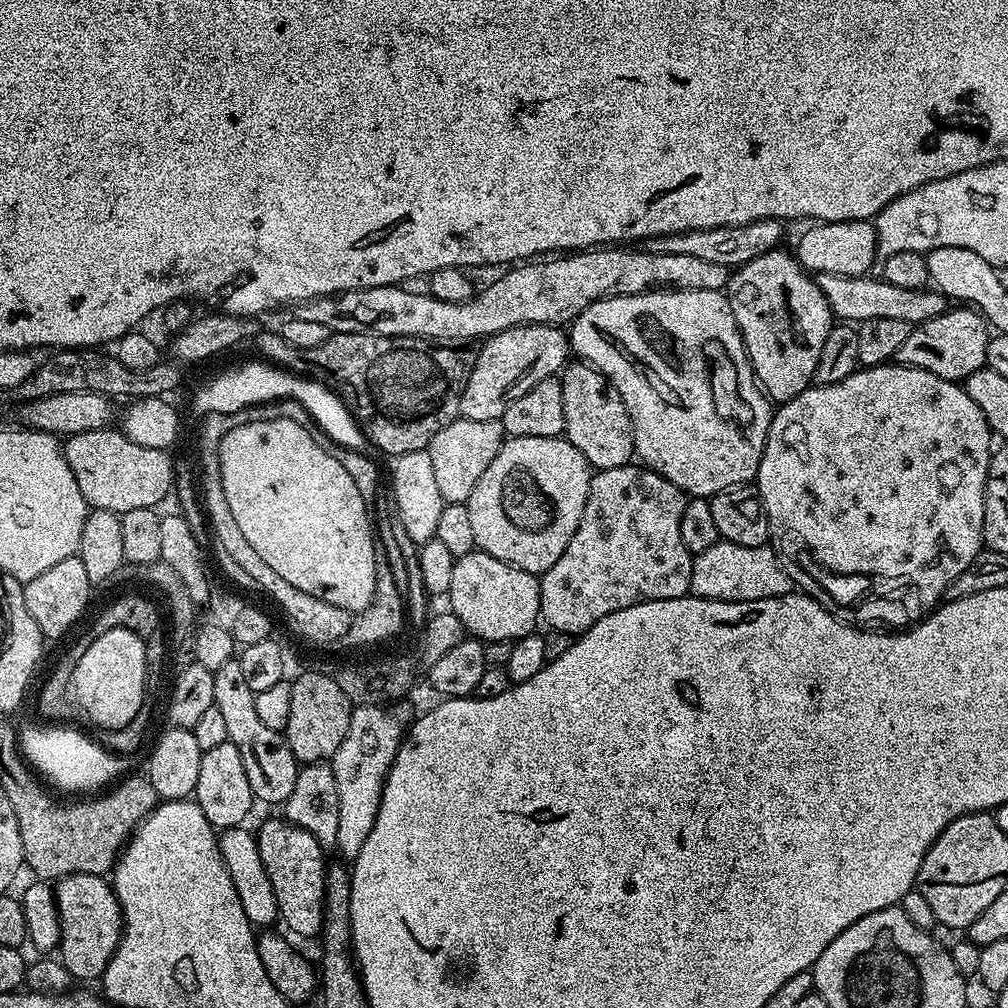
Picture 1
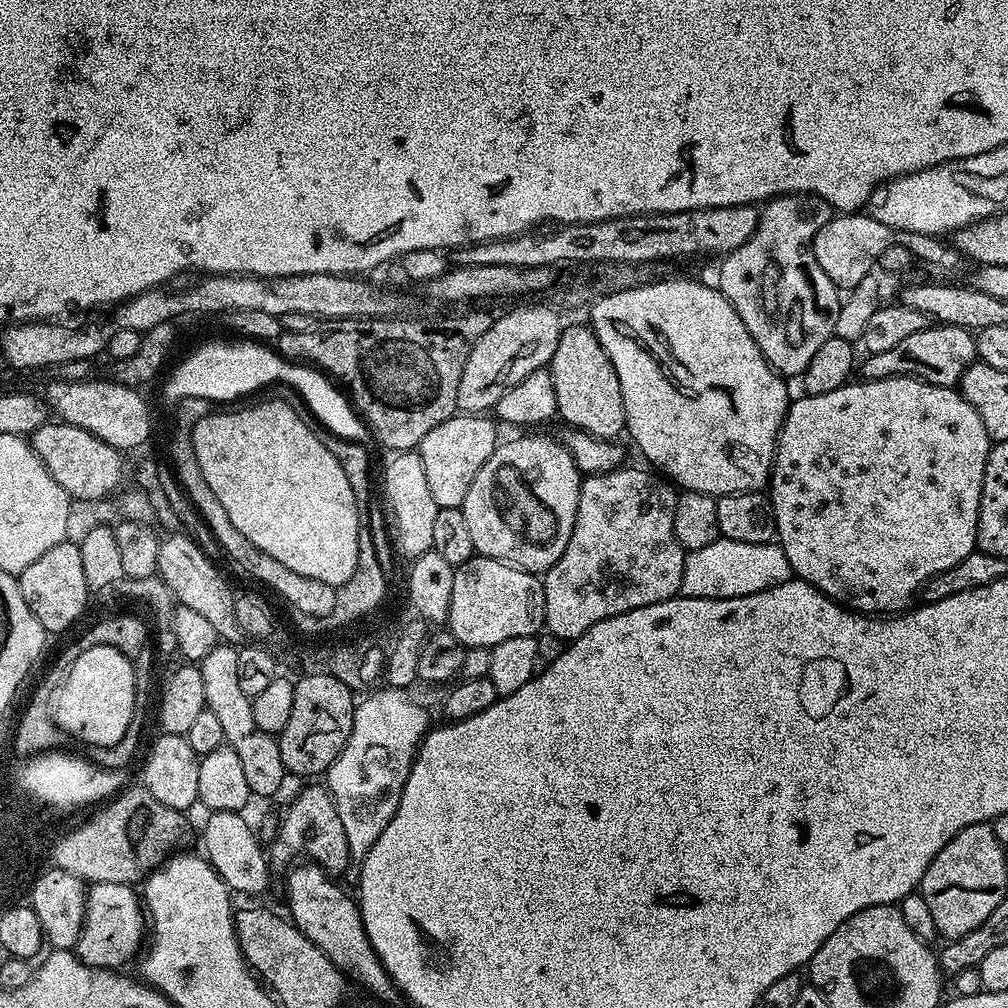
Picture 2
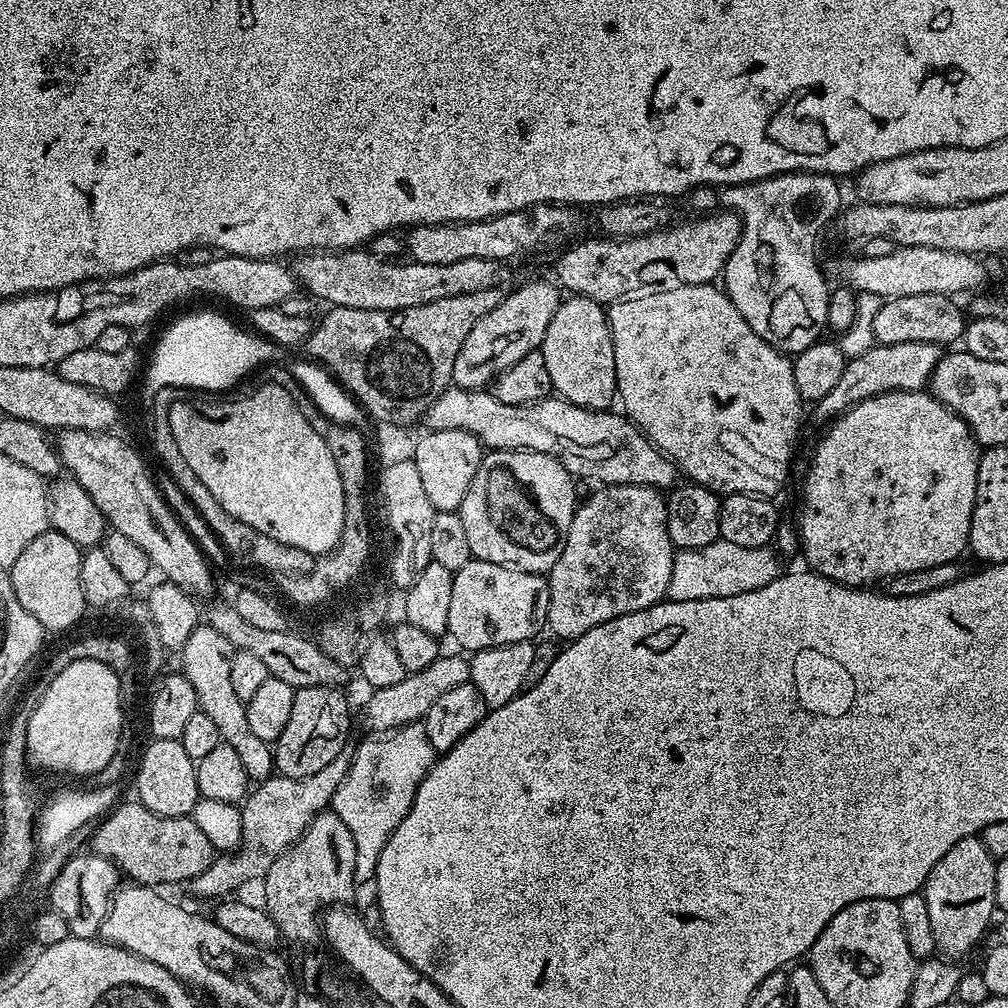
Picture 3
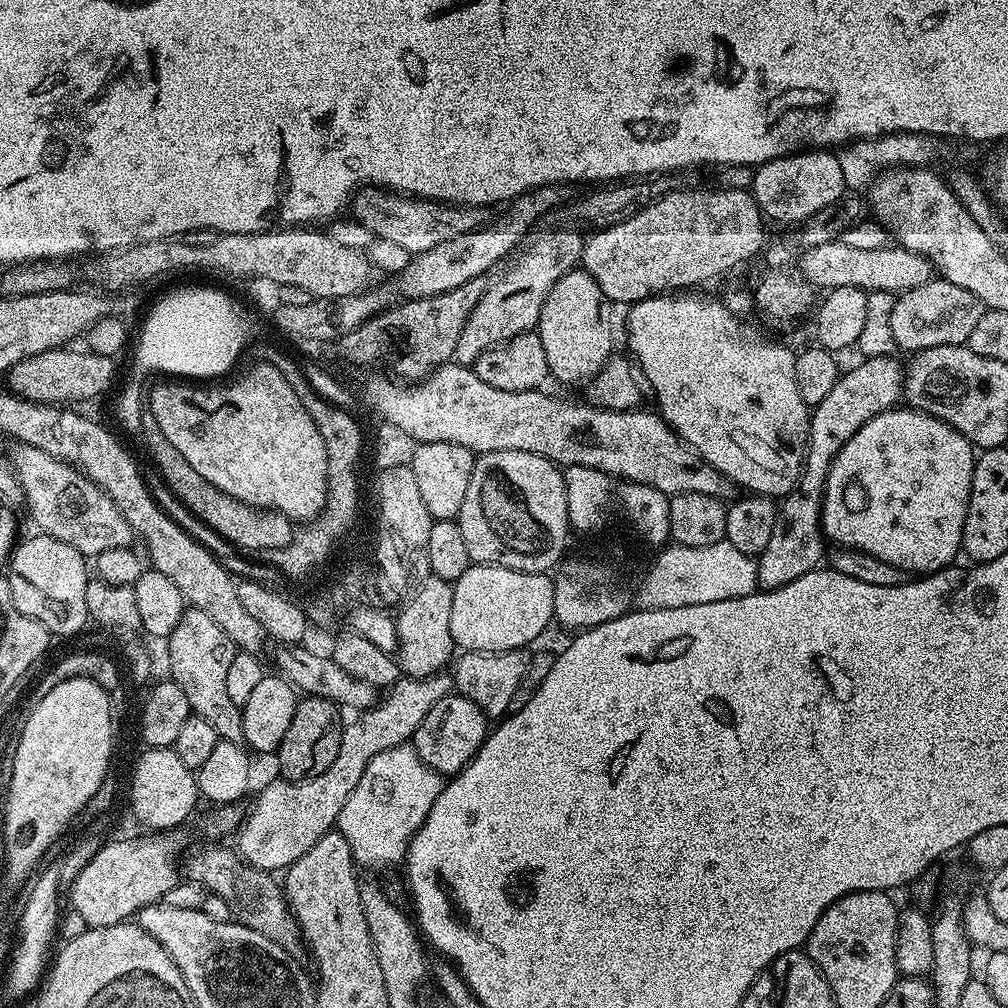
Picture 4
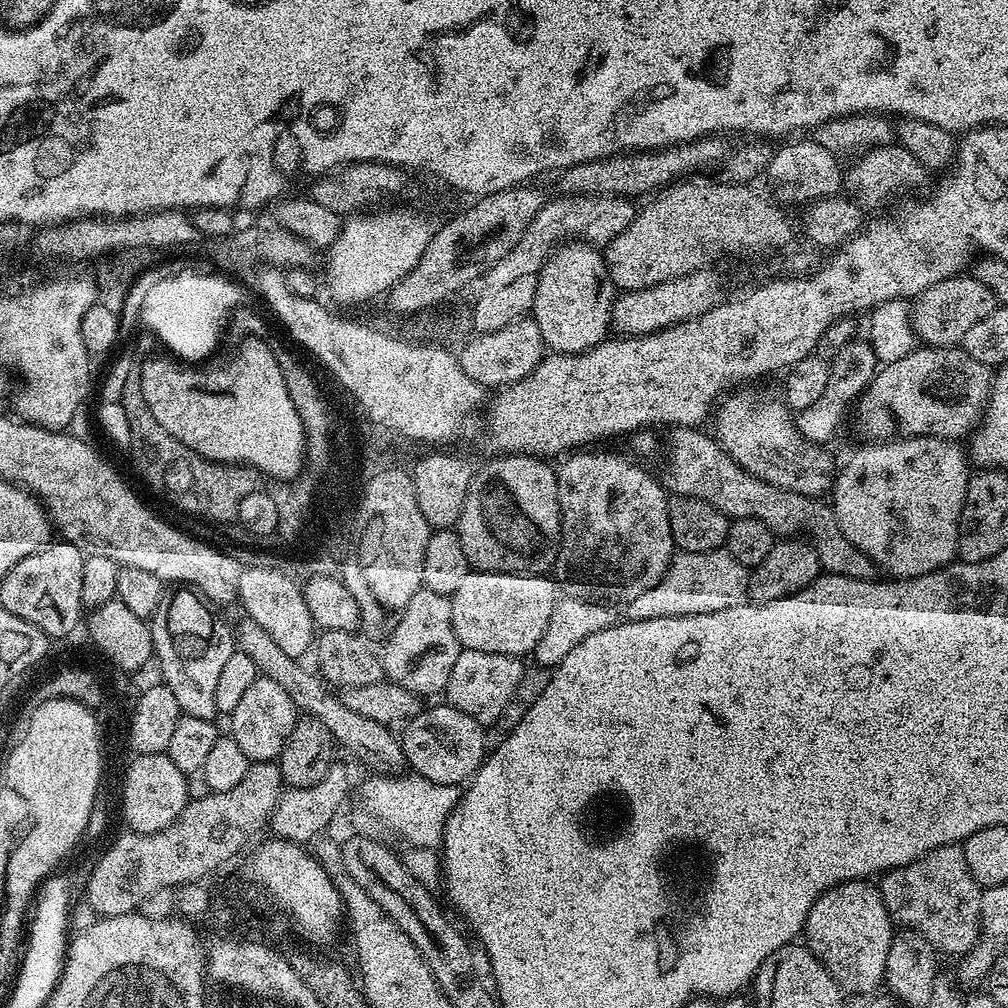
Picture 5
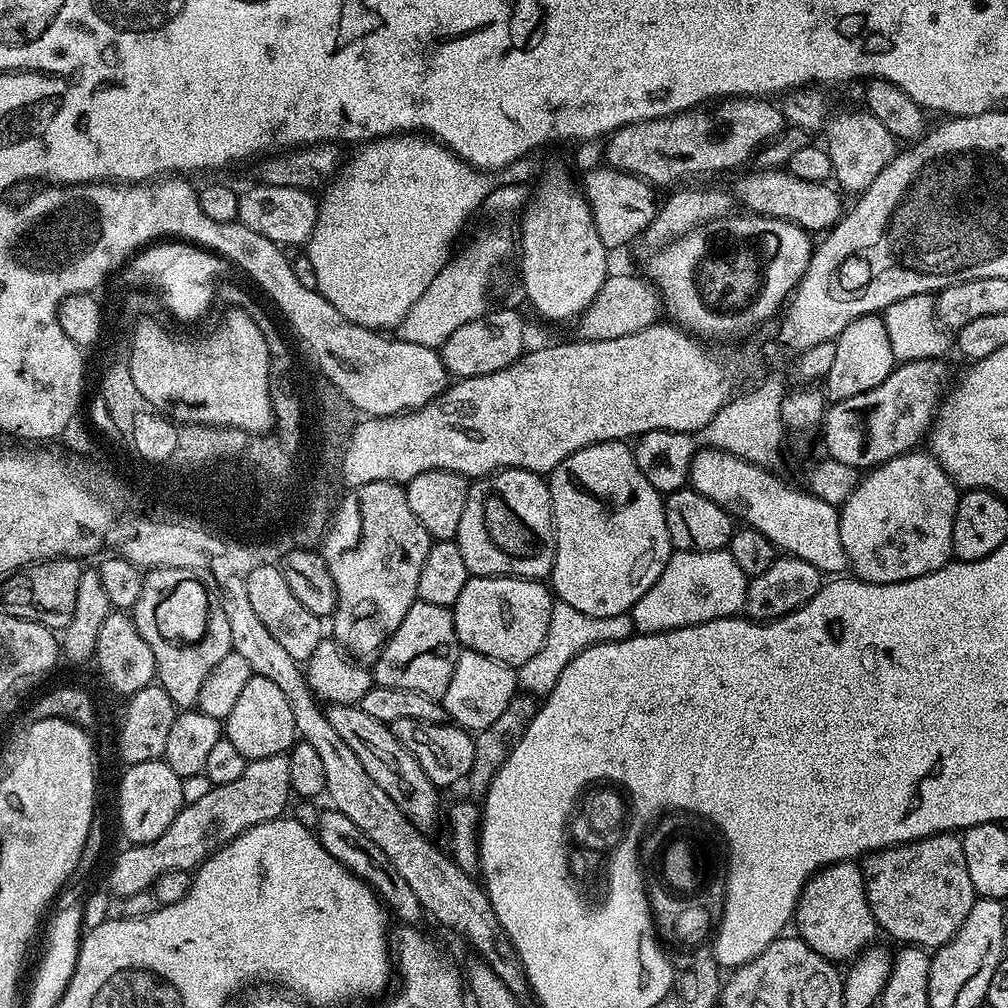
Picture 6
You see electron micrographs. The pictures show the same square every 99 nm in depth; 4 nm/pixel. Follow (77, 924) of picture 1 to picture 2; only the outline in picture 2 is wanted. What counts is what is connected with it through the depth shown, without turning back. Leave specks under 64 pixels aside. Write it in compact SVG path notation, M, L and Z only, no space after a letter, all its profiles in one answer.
M102 882L87 889L84 898L84 925L74 949L82 963L91 968L123 969L123 964L141 951L145 940L146 913L133 885Z

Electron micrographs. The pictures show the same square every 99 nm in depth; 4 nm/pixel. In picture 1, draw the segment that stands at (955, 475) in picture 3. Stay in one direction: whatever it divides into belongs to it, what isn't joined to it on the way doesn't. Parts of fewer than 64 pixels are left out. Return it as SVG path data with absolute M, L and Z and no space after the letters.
M895 362L861 367L859 370L850 373L846 378L842 378L842 382L816 384L815 386L808 387L806 390L802 390L802 394L798 394L793 400L783 401L783 403L775 409L772 421L770 422L770 430L766 438L766 446L762 450L762 458L758 466L758 474L754 481L754 487L760 494L760 501L762 502L764 513L768 519L768 535L770 537L771 547L774 549L776 555L780 557L780 564L786 570L786 574L790 574L793 585L795 585L797 589L803 590L826 609L833 607L832 600L840 608L849 608L853 616L851 619L860 626L911 626L923 620L929 612L933 611L933 609L944 600L944 591L946 588L958 578L958 574L962 574L963 571L966 571L967 568L971 566L975 556L985 547L984 491L986 490L986 482L988 481L988 467L992 461L992 453L994 451L994 443L992 444L992 440L994 441L994 433L992 429L989 428L986 418L982 414L982 410L978 410L974 398L970 398L970 394L963 386L957 383L957 381L938 378L938 374L930 374L930 370L922 370L921 368L897 364Z

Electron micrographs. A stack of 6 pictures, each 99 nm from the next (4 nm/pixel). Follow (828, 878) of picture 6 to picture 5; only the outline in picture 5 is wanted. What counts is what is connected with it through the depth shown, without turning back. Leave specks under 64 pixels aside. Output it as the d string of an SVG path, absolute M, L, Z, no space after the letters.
M871 879L847 880L827 888L810 906L802 933L806 947L822 961L841 989L849 993L868 992L879 984L881 987L886 954L890 954L894 935L892 918L882 902L880 889L868 880Z

